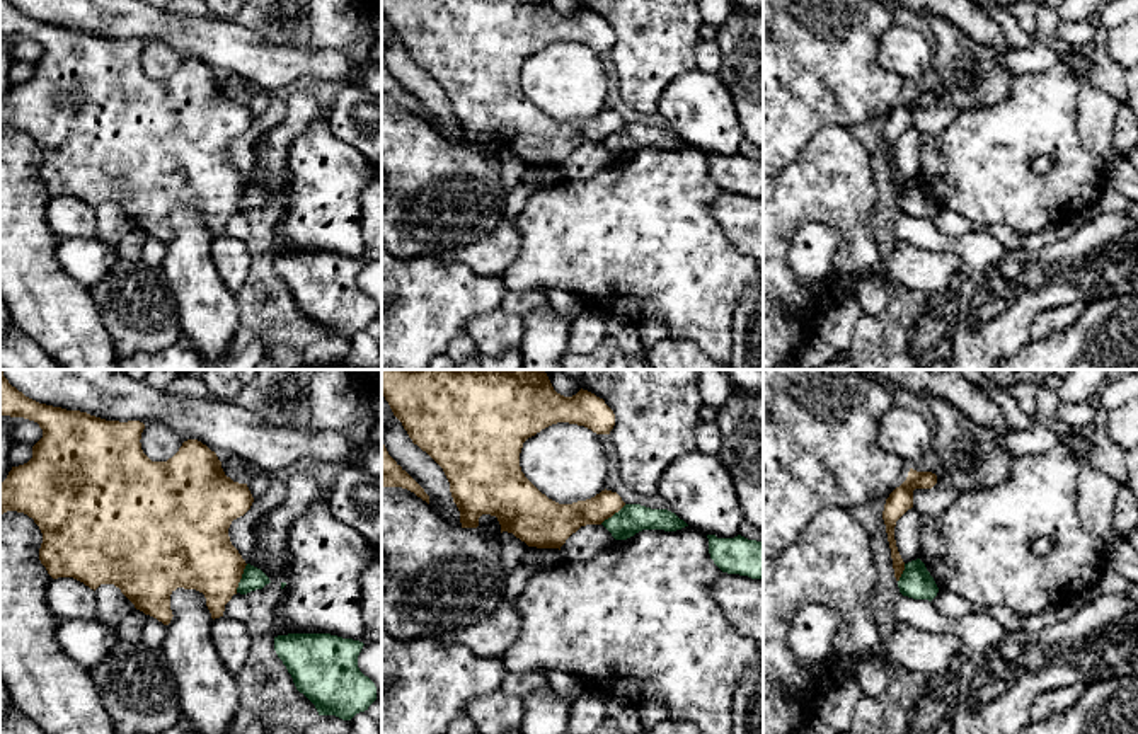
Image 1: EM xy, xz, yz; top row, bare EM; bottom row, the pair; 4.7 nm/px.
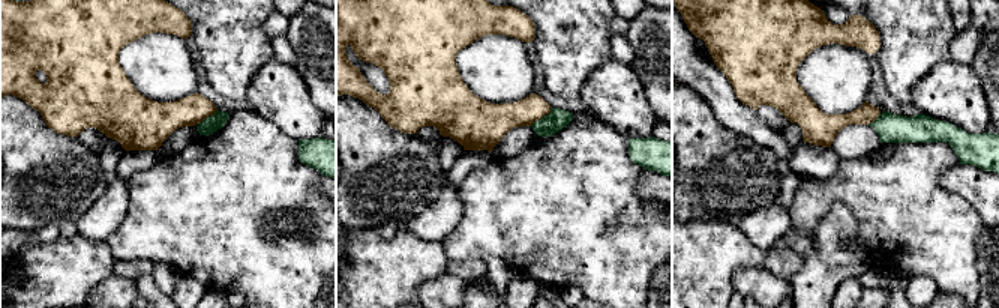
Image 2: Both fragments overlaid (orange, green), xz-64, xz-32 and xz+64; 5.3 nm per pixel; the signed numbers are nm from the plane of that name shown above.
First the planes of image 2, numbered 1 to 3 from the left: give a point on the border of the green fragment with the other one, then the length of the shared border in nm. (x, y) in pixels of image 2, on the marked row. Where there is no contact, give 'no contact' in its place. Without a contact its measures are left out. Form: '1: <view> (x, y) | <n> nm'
1: xz-64 (207, 116) | 140 nm
2: xz-32 (540, 117) | 160 nm
3: xz+64 (873, 120) | 90 nm

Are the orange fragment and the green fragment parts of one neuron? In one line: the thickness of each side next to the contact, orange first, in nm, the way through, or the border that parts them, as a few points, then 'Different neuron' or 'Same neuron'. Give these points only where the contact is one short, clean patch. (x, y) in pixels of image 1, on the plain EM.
Thickness 360 nm (orange) against 110 nm. Boundary: xy (247, 183), (235, 210). Different neuron

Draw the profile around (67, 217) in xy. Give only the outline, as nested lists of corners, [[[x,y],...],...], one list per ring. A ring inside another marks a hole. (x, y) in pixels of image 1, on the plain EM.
[[[73,196],[53,198],[46,208],[46,221],[60,238],[97,238],[95,209]]]

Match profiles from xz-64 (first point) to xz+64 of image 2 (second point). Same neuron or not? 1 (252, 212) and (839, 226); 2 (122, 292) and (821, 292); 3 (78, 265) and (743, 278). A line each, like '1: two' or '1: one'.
1: two
2: two
3: two

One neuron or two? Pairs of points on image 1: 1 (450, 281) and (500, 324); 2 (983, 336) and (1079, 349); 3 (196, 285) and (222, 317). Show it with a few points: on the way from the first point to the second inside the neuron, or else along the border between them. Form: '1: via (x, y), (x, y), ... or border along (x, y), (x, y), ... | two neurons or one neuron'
1: border along (500, 309), (477, 314), (465, 334) | two neurons
2: border along (1029, 339), (1016, 351) | two neurons
3: via (200, 293), (213, 310) | one neuron

